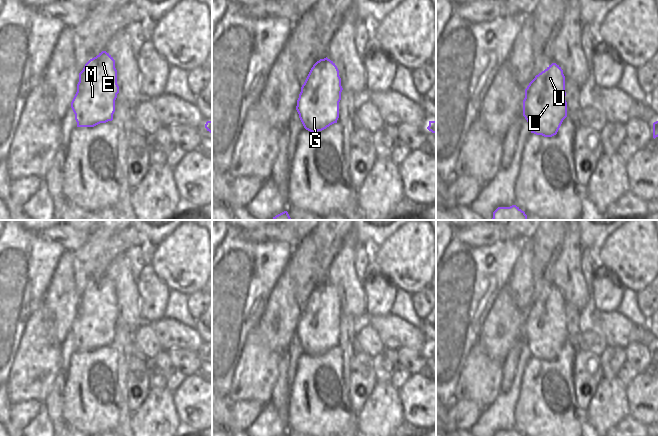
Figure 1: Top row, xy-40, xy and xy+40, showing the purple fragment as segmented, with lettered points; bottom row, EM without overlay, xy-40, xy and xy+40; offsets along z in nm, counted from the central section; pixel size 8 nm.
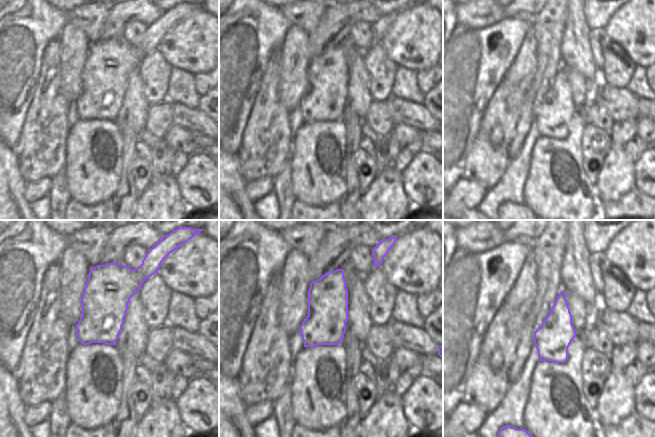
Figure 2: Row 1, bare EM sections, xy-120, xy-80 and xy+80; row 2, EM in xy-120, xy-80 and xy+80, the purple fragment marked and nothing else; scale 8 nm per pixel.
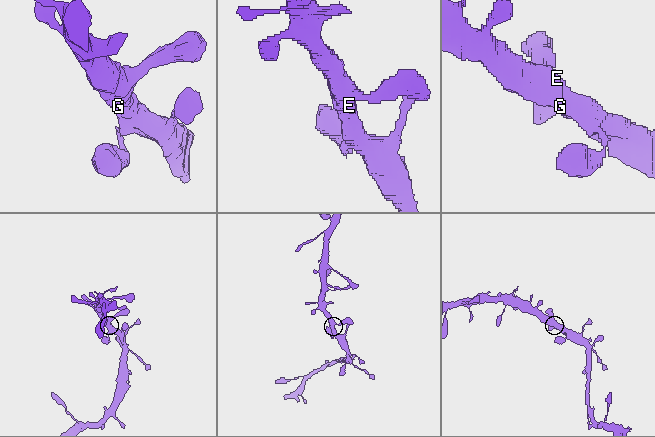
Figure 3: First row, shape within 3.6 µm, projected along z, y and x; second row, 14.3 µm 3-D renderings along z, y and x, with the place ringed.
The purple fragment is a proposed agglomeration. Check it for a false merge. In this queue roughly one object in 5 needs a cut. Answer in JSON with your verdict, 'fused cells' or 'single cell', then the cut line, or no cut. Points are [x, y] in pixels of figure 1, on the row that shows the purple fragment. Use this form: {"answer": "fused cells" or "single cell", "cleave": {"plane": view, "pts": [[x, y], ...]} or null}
{"answer": "single cell", "cleave": null}

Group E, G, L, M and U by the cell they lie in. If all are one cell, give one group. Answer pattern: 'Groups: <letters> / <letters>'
Groups: E G L M U

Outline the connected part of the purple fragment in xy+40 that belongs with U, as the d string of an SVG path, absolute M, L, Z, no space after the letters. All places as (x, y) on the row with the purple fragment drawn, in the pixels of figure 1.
M556 63L535 76L525 89L523 116L531 133L552 137L567 117L565 76Z

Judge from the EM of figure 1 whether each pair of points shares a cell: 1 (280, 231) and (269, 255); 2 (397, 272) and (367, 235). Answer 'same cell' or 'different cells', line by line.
1: different cells
2: different cells

